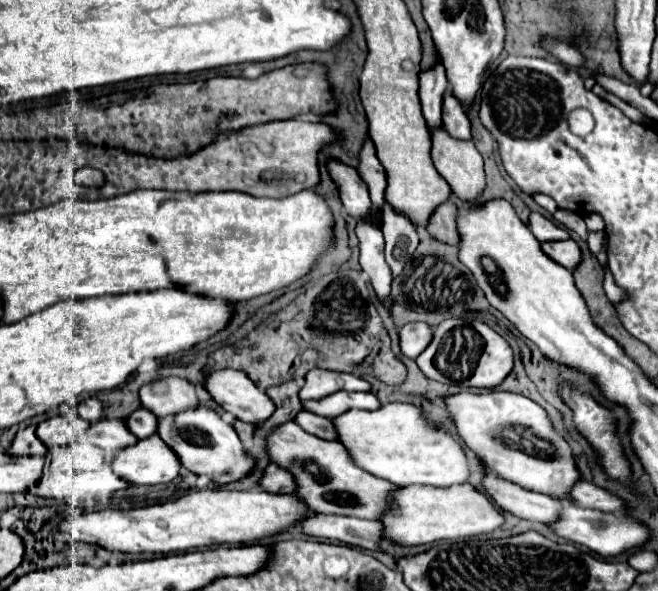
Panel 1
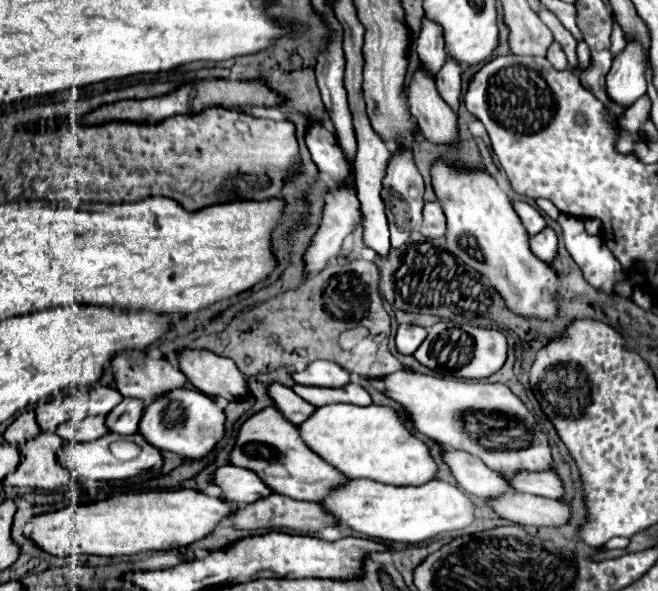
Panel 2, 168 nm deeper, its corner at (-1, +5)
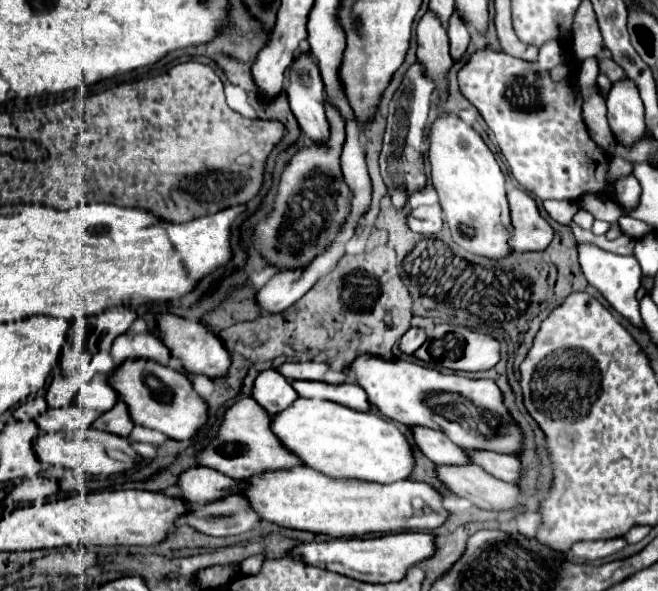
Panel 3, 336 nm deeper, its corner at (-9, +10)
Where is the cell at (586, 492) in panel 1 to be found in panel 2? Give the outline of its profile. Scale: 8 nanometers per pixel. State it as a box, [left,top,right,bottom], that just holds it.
[510,471,564,499]

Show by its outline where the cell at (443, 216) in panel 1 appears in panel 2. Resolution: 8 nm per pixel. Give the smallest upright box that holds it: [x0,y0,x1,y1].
[422,201,446,237]

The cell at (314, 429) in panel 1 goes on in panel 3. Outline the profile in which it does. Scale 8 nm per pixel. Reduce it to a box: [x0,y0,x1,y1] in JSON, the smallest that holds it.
[252,370,298,414]

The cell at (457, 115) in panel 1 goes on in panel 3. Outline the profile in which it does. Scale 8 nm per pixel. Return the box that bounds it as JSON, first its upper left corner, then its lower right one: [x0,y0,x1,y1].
[448,10,470,60]

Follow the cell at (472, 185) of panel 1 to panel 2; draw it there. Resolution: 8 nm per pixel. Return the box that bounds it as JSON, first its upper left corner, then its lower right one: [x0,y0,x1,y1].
[408,67,458,145]

